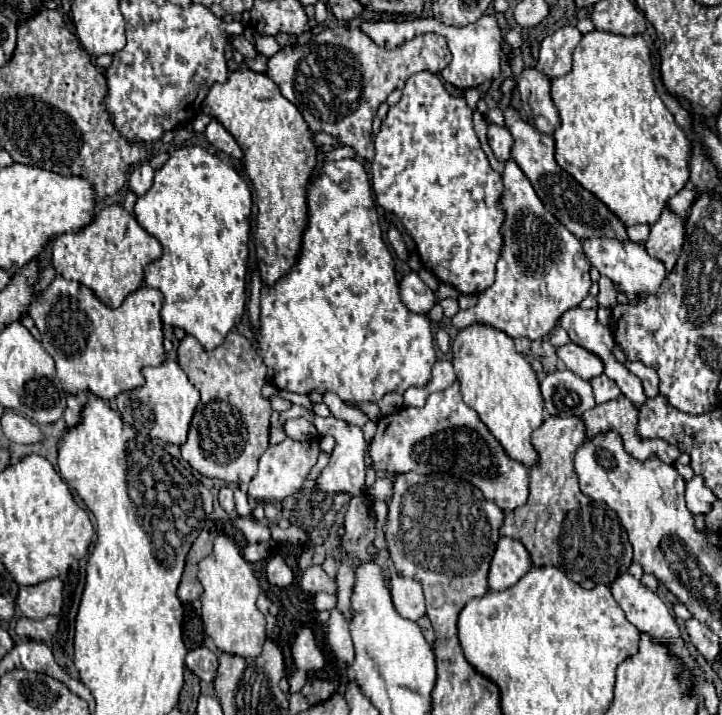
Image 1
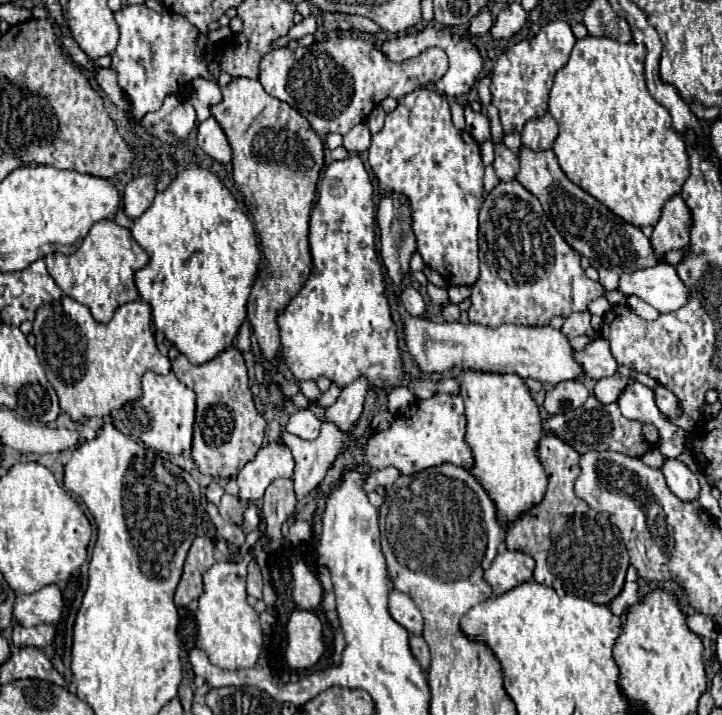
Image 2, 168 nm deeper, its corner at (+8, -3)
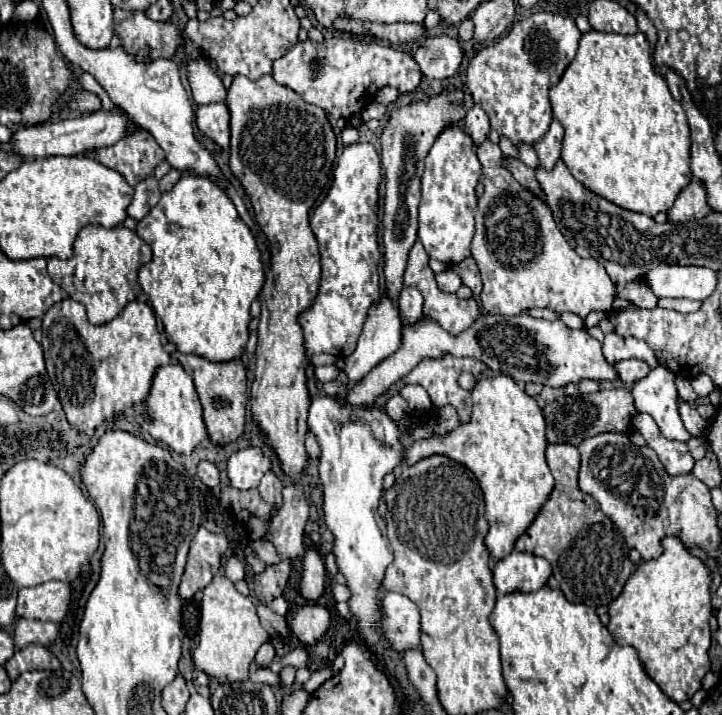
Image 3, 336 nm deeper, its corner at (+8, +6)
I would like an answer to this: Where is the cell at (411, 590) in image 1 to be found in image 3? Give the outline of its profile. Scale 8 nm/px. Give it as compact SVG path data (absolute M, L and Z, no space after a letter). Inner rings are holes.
M386 593L382 597L380 625L394 651L406 653L420 647L420 613L408 597L400 593Z

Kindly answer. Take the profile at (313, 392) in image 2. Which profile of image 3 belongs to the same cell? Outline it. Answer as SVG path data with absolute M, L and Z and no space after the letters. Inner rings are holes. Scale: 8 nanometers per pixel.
M332 365L332 367L320 367L320 369L316 369L316 377L318 377L318 381L322 381L322 383L336 379L336 377L338 377L338 373L340 373L340 369L338 369L336 365Z

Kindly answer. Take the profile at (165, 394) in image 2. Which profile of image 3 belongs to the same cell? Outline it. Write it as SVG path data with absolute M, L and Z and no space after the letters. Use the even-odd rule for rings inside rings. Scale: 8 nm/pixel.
M182 365L160 367L154 375L148 399L140 405L134 405L134 413L142 431L150 433L156 441L168 445L176 453L190 455L202 441L208 439L208 431L202 419L202 405L198 401L192 377L184 371Z

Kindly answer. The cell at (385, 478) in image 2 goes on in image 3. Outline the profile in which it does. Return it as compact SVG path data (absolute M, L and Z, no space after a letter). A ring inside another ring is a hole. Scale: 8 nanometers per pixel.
M508 375L482 377L472 391L472 403L470 423L456 427L450 435L442 435L442 439L422 439L422 443L414 443L414 447L406 449L406 465L438 453L466 465L476 475L484 493L486 521L490 525L484 545L490 551L492 563L496 563L502 555L510 555L518 535L530 527L554 489L554 477L544 455L548 445L546 423L534 397L526 395Z

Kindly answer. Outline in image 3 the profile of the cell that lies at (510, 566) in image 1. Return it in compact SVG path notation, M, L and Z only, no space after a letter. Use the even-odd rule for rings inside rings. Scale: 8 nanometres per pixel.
M512 551L494 565L494 587L498 593L506 591L538 591L552 575L550 563L532 553Z

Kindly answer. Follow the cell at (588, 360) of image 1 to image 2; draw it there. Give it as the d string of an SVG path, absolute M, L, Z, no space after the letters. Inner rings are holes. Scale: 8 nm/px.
M602 338L586 344L584 350L574 350L574 360L578 360L578 364L582 364L584 376L594 378L594 380L612 376L618 368L618 364L610 352L610 344L606 344L606 340L602 340Z

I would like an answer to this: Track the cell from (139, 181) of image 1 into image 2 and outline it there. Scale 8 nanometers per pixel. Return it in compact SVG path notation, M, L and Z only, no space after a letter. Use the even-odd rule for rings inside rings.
M136 176L124 186L124 212L128 218L136 220L142 212L148 210L156 194L154 176Z

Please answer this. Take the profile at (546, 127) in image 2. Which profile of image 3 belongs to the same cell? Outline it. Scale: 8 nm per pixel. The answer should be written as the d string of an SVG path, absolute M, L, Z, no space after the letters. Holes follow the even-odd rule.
M554 119L550 129L546 131L544 139L540 143L534 145L536 153L538 153L538 159L542 163L542 167L546 171L550 171L554 167L554 163L560 161L560 151L562 151L562 137L564 137L564 129L562 125Z

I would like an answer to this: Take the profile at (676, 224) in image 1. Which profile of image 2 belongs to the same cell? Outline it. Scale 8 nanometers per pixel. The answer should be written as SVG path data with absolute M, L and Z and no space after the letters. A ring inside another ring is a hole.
M672 196L664 204L660 220L654 226L654 232L650 236L654 254L658 256L658 260L662 260L662 256L666 252L672 252L674 248L688 246L690 226L692 226L692 218L690 218L688 206L684 204L684 200L680 196Z

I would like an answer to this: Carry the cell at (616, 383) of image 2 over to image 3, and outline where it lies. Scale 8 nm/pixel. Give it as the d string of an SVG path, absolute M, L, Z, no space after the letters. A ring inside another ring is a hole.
M628 359L628 361L620 361L620 363L614 363L614 367L618 369L620 373L620 379L624 383L636 383L640 381L642 377L646 377L652 369L648 367L648 363L642 363L640 359Z

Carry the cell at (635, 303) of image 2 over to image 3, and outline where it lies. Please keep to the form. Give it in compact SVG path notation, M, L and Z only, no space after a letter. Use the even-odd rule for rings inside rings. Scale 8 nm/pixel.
M660 299L658 305L664 307L664 309L674 309L678 313L692 313L692 311L702 307L702 301L694 301L694 299Z

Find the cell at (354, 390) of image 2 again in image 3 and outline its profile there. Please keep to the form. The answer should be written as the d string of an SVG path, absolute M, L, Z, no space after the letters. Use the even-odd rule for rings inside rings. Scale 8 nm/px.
M384 295L382 299L378 299L378 303L374 303L374 307L370 307L370 311L366 315L366 321L364 321L362 335L358 339L358 345L356 345L354 353L344 359L344 363L346 363L344 373L348 375L350 383L358 383L382 359L386 359L392 353L396 353L400 343L402 343L402 321L400 321L400 315L396 311L394 301L388 295Z

